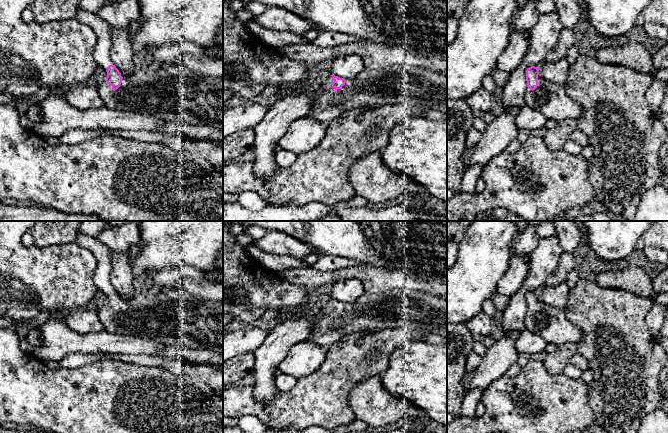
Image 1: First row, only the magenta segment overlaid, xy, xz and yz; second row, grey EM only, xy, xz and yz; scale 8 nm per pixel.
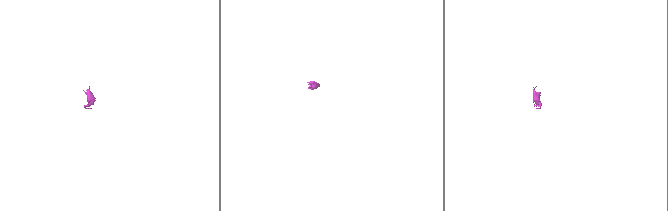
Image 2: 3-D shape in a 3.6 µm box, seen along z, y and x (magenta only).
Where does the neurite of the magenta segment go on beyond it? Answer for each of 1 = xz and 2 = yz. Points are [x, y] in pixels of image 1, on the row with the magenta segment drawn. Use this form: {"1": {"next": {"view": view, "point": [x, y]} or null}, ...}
{"1": {"next": {"view": "xz", "point": [405, 86]}}, "2": {"next": {"view": "yz", "point": [551, 99]}}}

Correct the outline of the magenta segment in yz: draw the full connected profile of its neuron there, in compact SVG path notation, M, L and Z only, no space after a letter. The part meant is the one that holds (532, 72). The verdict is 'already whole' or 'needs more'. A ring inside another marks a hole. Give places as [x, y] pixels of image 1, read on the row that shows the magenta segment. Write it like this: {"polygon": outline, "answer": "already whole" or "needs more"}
{"polygon": "M531 66L526 70L526 81L526 106L556 122L569 118L577 120L580 117L581 106L568 96L563 86L541 76L538 67Z", "answer": "needs more"}

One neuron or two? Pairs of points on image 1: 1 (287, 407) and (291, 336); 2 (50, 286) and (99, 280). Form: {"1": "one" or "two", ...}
{"1": "two", "2": "two"}

